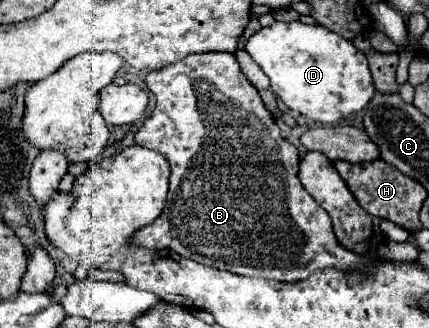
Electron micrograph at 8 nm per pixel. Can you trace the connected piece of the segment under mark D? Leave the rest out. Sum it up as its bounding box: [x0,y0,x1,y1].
[245,21,375,123]

